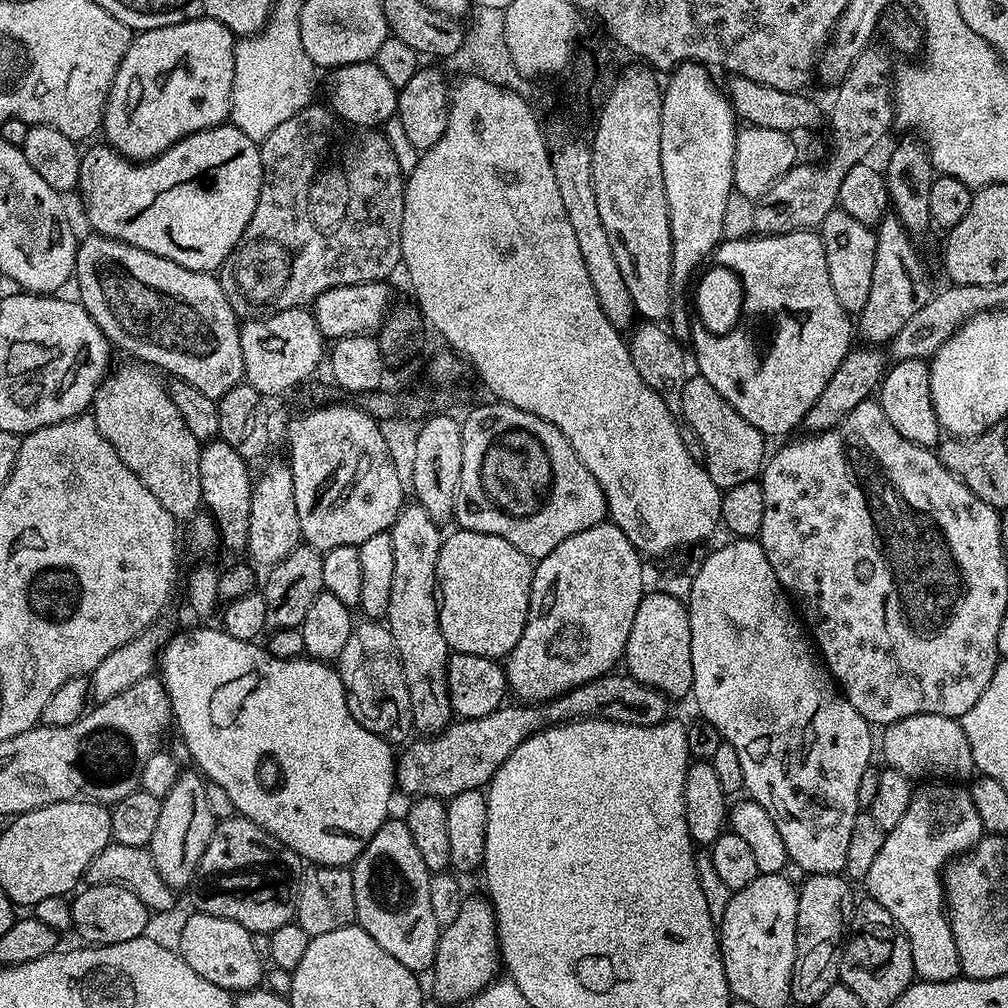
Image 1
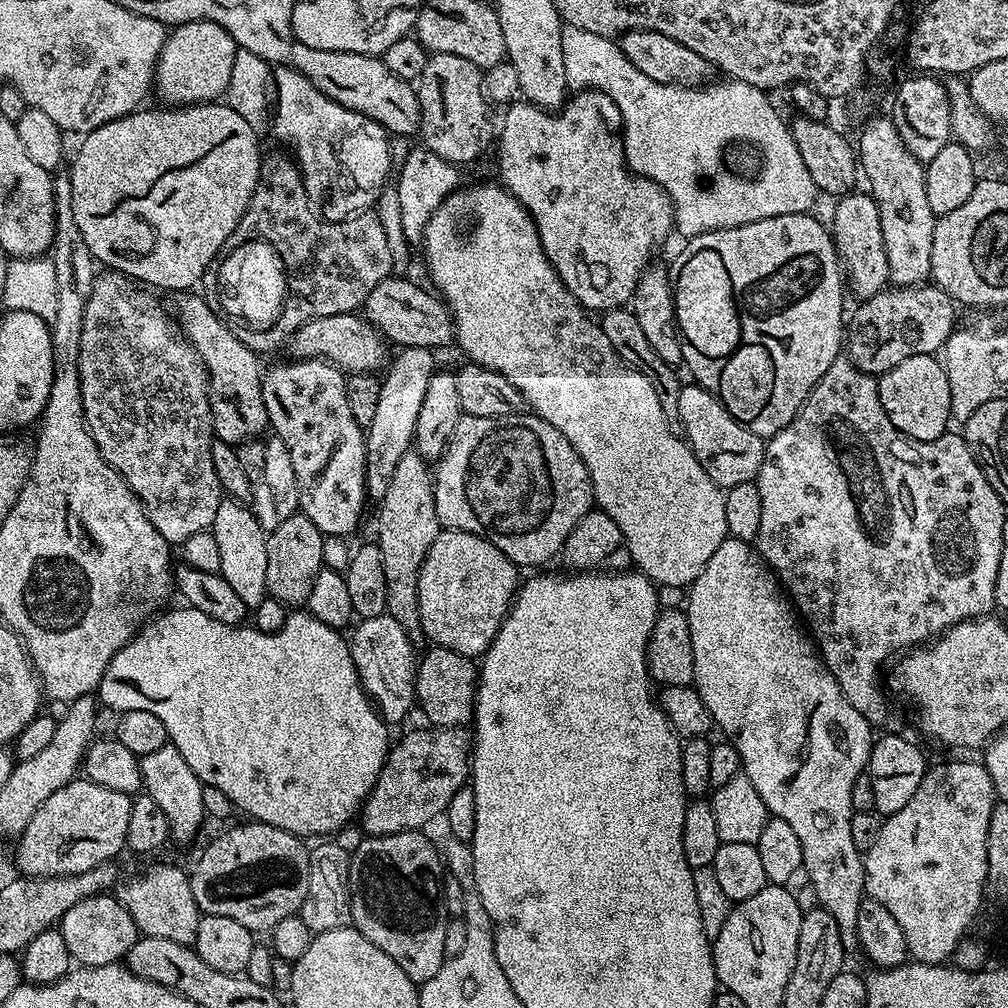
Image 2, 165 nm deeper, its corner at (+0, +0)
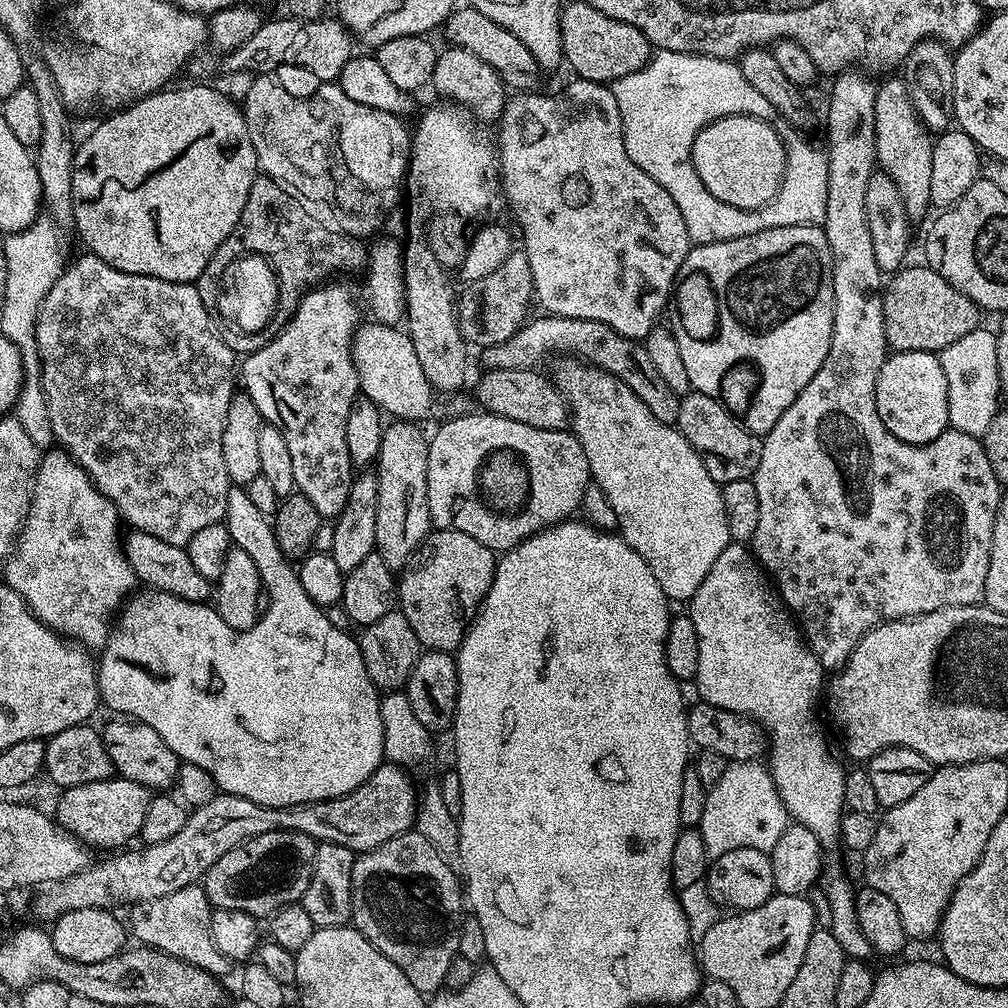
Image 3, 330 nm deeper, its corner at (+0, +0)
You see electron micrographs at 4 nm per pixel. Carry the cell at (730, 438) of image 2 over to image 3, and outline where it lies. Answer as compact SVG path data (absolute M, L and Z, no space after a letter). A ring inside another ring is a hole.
M691 391L680 397L678 406L678 422L675 427L694 446L694 450L702 458L706 470L710 470L710 478L718 485L738 482L755 476L758 462L762 458L762 440L750 429L745 428L732 411L714 396L707 396L698 391Z

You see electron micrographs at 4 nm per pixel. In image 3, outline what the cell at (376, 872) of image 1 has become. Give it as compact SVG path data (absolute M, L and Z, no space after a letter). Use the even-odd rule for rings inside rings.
M415 830L390 838L390 842L382 842L374 850L359 853L354 862L351 927L357 928L378 951L386 954L419 992L439 993L446 981L446 970L450 970L450 962L459 953L460 900L462 904L462 880L457 869Z

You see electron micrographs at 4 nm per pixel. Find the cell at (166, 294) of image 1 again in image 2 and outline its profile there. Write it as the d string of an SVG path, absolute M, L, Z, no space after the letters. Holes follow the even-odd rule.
M184 294L177 299L181 300L176 304L176 312L174 308L174 320L183 339L200 355L208 374L208 397L215 439L239 446L245 440L259 437L260 431L269 427L266 402L262 398L264 377L260 368L261 357L232 333L221 313L203 295L192 295L196 294Z

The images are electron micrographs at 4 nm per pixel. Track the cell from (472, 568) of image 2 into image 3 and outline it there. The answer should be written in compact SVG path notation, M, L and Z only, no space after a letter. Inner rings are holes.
M453 528L429 531L398 576L398 611L410 622L421 649L455 653L496 576L497 553Z

